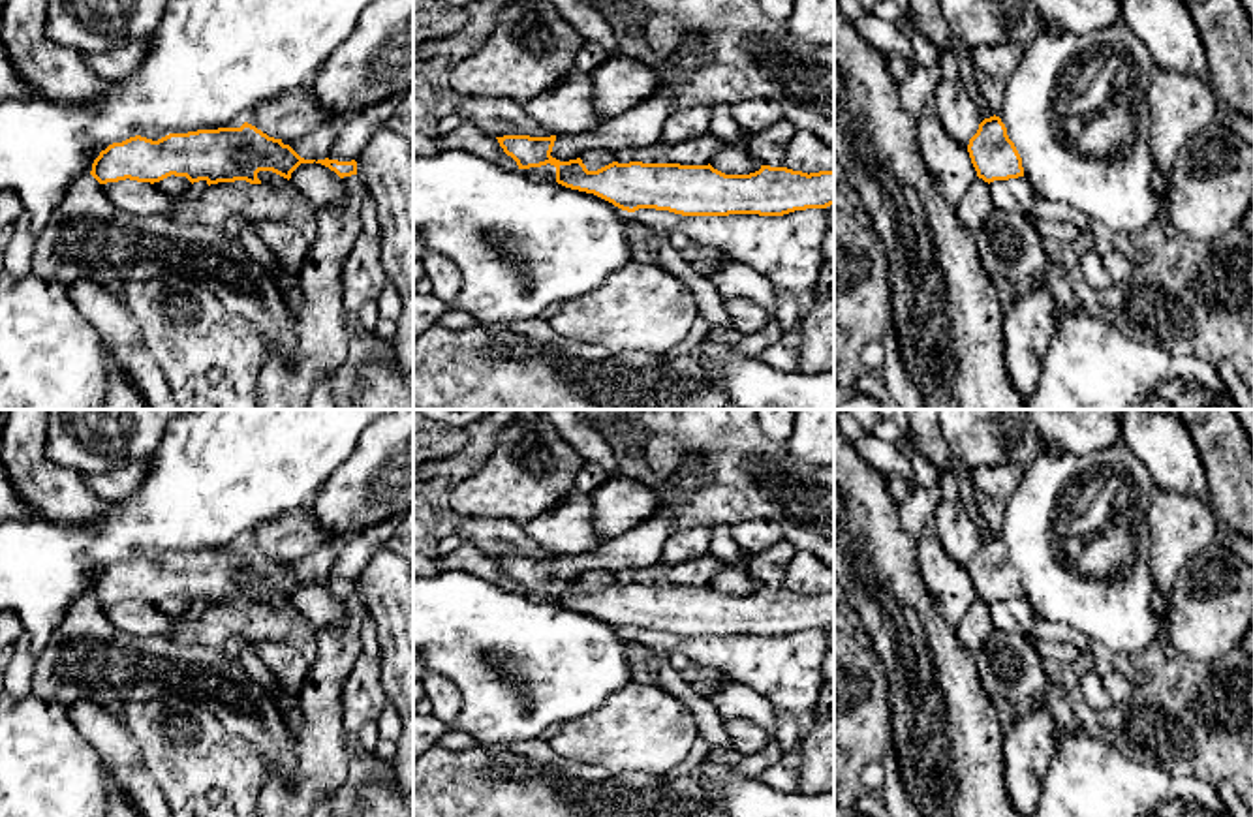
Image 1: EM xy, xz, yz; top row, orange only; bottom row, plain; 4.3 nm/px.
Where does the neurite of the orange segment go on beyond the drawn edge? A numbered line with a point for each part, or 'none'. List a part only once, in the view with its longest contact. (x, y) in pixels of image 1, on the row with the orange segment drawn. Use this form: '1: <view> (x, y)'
none

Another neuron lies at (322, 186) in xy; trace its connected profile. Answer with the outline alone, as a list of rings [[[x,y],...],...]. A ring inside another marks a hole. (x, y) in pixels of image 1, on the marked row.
[[[316,162],[301,163],[289,180],[316,208],[331,207],[344,195],[340,177]]]

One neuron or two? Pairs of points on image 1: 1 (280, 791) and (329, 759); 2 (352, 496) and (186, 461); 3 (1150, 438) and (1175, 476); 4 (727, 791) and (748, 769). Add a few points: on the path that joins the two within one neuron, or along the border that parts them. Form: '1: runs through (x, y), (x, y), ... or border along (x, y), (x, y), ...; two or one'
1: runs through (292, 791), (297, 791), (318, 770); one
2: border along (350, 455), (309, 506); two
3: runs through (1160, 447), (1175, 466); one
4: border along (733, 767), (742, 776), (757, 778); two

